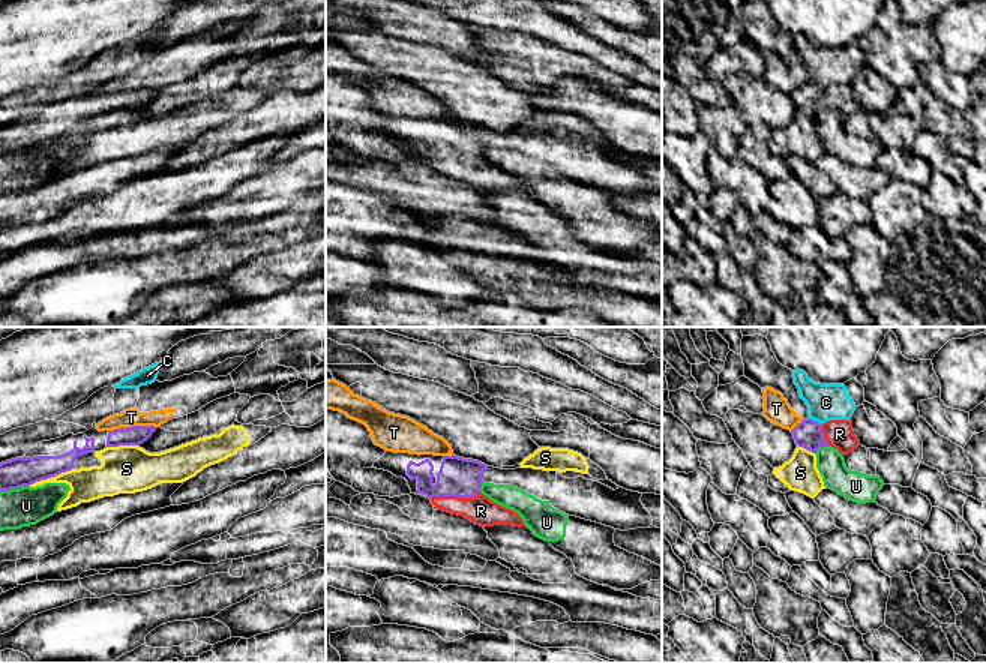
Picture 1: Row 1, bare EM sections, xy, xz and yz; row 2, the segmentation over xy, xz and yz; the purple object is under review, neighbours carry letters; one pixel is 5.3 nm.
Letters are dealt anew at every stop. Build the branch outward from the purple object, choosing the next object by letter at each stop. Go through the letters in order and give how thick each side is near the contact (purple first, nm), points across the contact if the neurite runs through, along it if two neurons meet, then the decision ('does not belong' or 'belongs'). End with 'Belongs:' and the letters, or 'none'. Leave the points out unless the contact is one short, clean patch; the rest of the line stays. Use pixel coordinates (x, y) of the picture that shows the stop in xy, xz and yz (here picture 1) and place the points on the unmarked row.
C: 150 nm thick on the purple side, 190 nm on the other; border along yz (809, 81), (820, 89); does not belong
R: 220 nm thick on the purple side, 150 nm on the other; runs through xz (459, 141), (458, 153), (453, 159), (462, 161), (480, 174); belongs
S: 160 nm thick on the purple side, 180 nm on the other; does not belong
T: 110 nm thick on the purple side, 100 nm on the other; does not belong
U: 160 nm thick on the purple side, 220 nm on the other; does not belong
Belongs: R

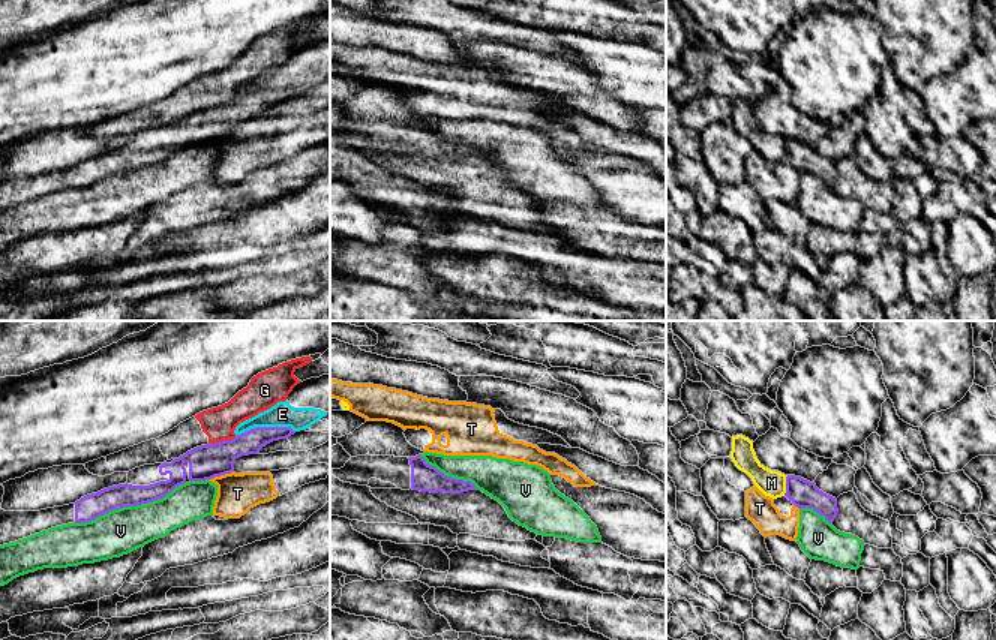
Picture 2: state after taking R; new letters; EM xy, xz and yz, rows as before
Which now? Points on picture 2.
E: 130 nm thick on the purple side, 140 nm on the other; border along xy (294, 95), (290, 92), (251, 92), (236, 101); does not belong
G: 190 nm thick on the purple side, 180 nm on the other; does not belong
M: 150 nm thick on the purple side, 140 nm on the other; does not belong
T: 190 nm thick on the purple side, 220 nm on the other; does not belong
V: 140 nm thick on the purple side, 240 nm on the other; does not belong
Belongs: none

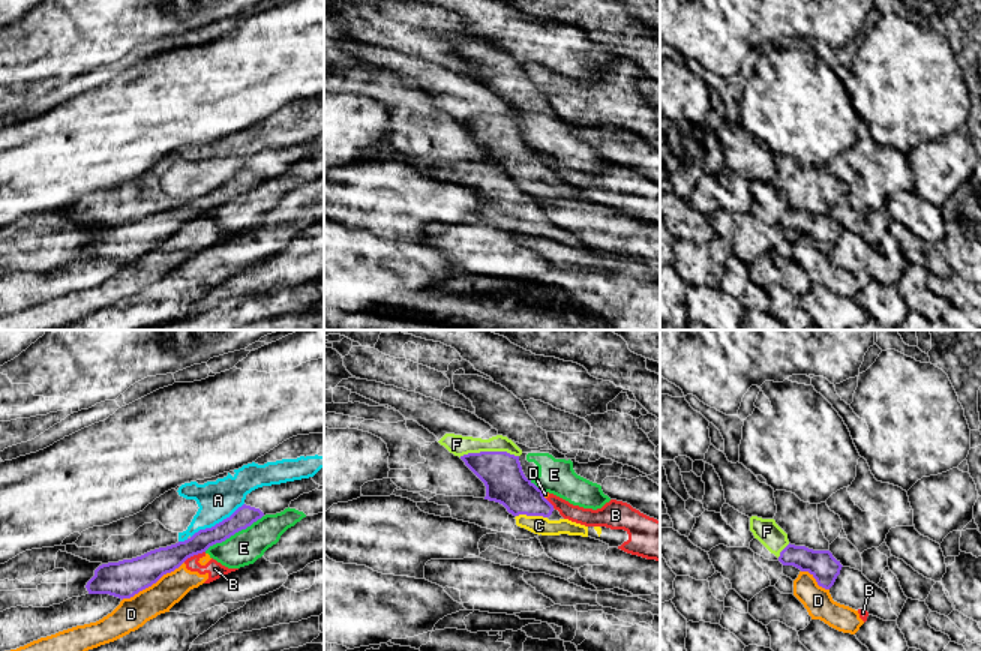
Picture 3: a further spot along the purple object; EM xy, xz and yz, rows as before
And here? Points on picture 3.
A: 110 nm thick on the purple side, 220 nm on the other; border along xy (243, 167), (228, 180), (210, 191), (200, 192), (191, 201); does not belong
B: 160 nm thick on the purple side, 90 nm on the other; border along xy (204, 215), (183, 225); does not belong
C: 220 nm thick on the purple side, 100 nm on the other; belongs
D: 200 nm thick on the purple side, 170 nm on the other; does not belong
E: 110 nm thick on the purple side, 180 nm on the other; does not belong
F: 220 nm thick on the purple side, 110 nm on the other; border along xz (518, 119), (506, 116), (468, 116), (459, 120); does not belong
Belongs: C

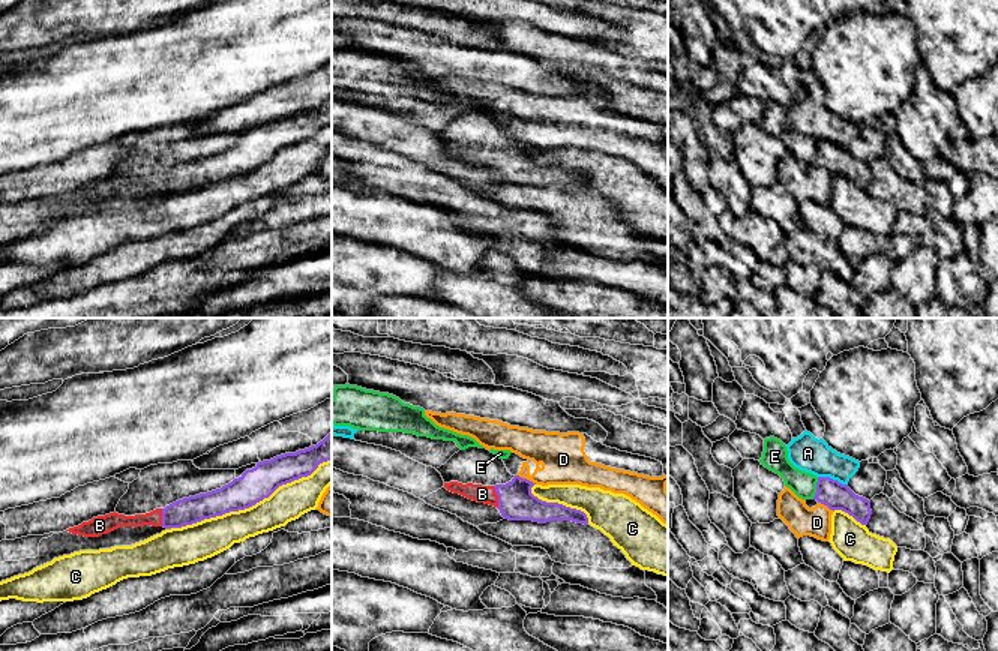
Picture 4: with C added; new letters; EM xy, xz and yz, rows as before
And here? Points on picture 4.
A: 150 nm thick on the purple side, 190 nm on the other; border along yz (818, 140), (827, 140), (847, 149); does not belong
B: 190 nm thick on the purple side, 100 nm on the other; runs through xz (515, 164), (498, 161), (482, 158); belongs
C: 170 nm thick on the purple side, 190 nm on the other; does not belong
D: 190 nm thick on the purple side, 240 nm on the other; does not belong
E: 150 nm thick on the purple side, 140 nm on the other; does not belong
Belongs: B

